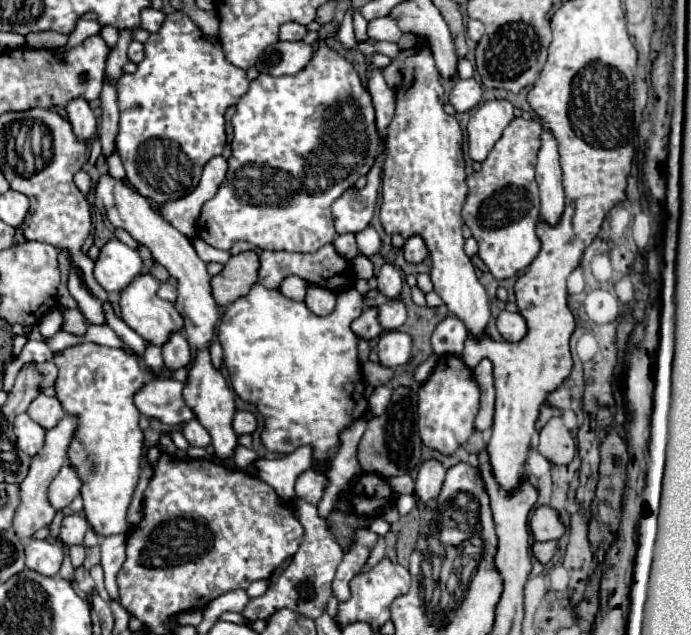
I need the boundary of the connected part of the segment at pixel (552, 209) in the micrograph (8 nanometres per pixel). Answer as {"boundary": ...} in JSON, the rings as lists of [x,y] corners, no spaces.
{"boundary":[[[547,131],[541,133],[541,149],[539,149],[539,161],[535,171],[537,171],[539,193],[541,193],[541,219],[549,225],[557,225],[565,209],[563,171],[559,165],[557,143]]]}

